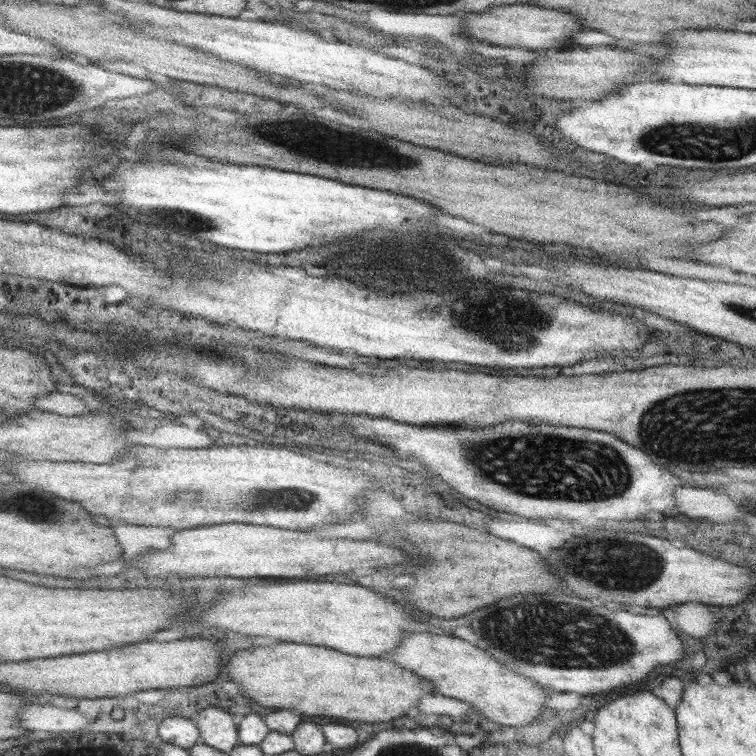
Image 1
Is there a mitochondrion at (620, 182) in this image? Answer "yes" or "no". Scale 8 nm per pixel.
no

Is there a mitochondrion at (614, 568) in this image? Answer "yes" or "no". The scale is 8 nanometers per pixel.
yes

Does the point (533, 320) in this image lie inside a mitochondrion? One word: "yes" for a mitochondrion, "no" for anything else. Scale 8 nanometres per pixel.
yes

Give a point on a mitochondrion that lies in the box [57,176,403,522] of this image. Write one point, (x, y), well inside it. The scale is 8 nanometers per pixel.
(288, 502)

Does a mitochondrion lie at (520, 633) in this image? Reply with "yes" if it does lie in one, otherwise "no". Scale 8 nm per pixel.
yes

